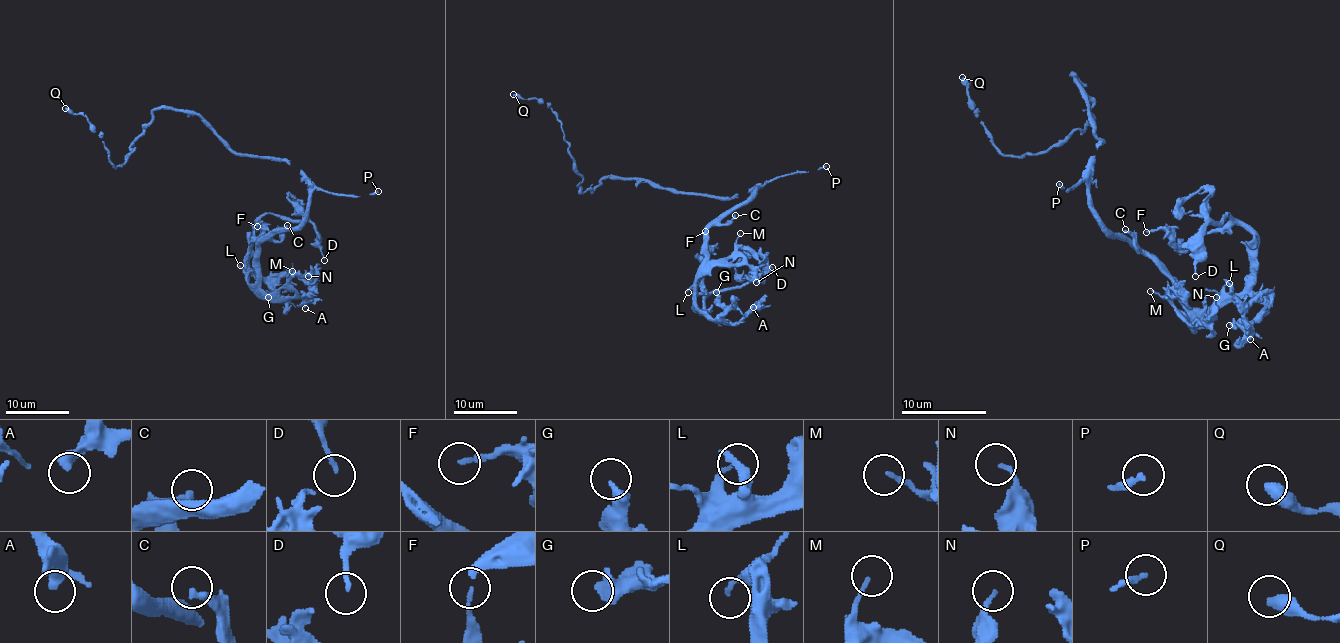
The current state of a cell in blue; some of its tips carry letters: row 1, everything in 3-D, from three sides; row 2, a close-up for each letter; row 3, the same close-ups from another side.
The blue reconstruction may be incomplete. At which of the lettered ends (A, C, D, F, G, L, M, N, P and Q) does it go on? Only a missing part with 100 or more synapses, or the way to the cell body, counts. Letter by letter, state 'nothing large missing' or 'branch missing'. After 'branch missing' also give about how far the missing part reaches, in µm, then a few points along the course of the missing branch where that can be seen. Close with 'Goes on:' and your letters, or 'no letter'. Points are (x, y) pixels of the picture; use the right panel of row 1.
A: nothing large missing
C: nothing large missing
D: nothing large missing
F: nothing large missing
G: nothing large missing
L: nothing large missing
M: nothing large missing
N: nothing large missing
P: nothing large missing
Q: nothing large missing
Goes on: no letter

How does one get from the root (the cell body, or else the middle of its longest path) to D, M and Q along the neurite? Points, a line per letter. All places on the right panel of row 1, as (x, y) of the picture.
D: (1095, 155), (1095, 221), (1189, 306), (1246, 289), (1254, 236), (1227, 213), (1212, 221), (1195, 276)
M: (1095, 155), (1089, 176), (1089, 210), (1108, 234), (1127, 236), (1172, 281), (1186, 321), (1174, 306), (1150, 291)
Q: (1095, 155), (1095, 122), (1074, 76), (1093, 104), (1093, 119), (1044, 151), (1023, 155), (1000, 151), (962, 77)

